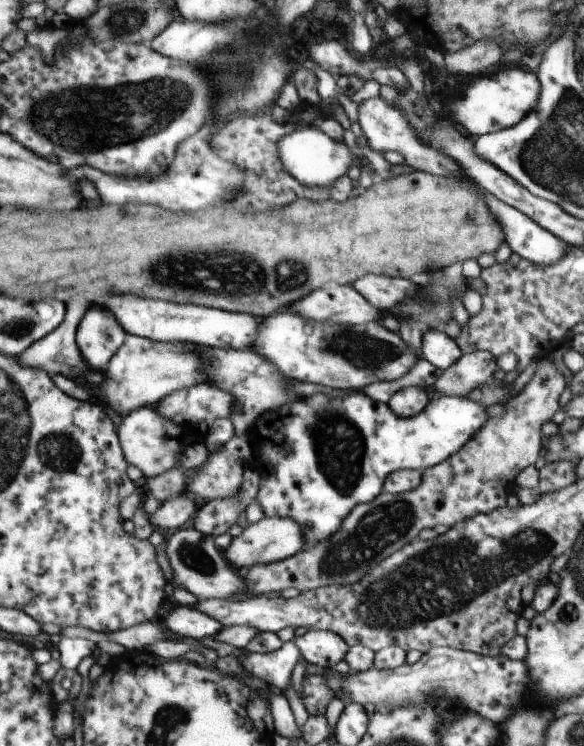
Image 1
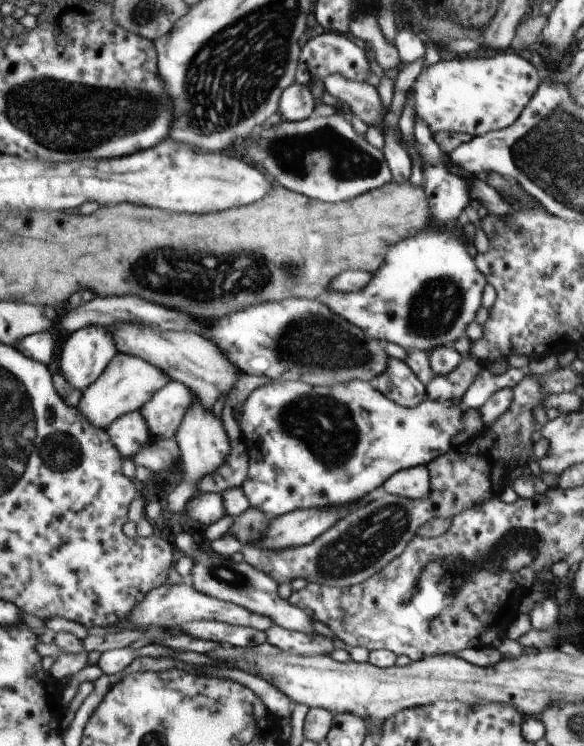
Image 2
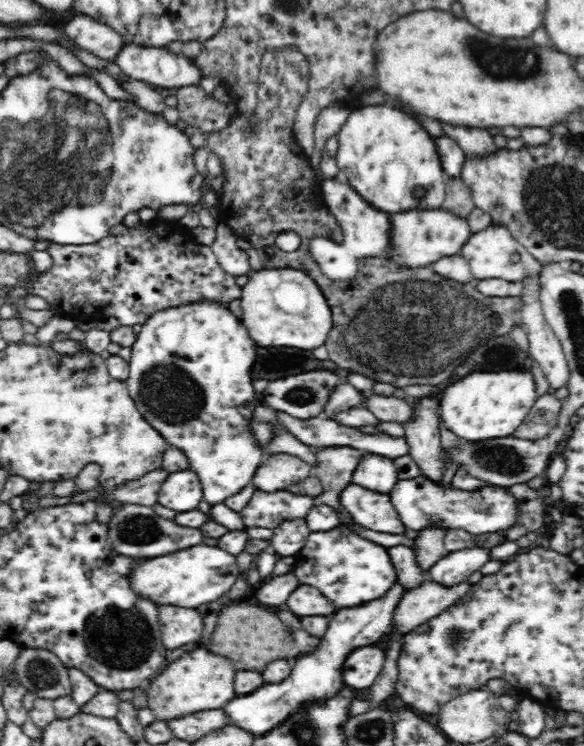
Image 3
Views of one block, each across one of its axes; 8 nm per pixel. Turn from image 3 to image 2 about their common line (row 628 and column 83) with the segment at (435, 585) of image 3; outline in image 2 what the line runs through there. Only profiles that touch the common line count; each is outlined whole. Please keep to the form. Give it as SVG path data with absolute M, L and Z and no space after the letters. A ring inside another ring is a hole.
M118 352L99 380L84 390L78 407L93 424L108 429L121 415L143 409L165 384L167 376L159 368L151 366L143 358Z

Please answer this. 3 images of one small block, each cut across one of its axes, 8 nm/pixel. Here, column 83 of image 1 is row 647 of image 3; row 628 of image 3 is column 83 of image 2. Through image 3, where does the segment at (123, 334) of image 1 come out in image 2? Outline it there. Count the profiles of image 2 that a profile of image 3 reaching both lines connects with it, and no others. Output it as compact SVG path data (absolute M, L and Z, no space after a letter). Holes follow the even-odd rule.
M86 326L69 334L67 341L61 346L63 354L60 354L59 371L75 388L84 391L97 382L111 360L117 356L119 349L114 341L114 334L110 330L107 330L105 326Z

